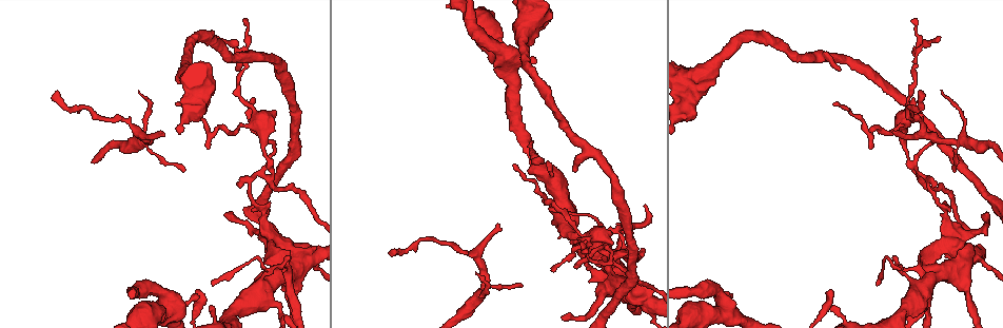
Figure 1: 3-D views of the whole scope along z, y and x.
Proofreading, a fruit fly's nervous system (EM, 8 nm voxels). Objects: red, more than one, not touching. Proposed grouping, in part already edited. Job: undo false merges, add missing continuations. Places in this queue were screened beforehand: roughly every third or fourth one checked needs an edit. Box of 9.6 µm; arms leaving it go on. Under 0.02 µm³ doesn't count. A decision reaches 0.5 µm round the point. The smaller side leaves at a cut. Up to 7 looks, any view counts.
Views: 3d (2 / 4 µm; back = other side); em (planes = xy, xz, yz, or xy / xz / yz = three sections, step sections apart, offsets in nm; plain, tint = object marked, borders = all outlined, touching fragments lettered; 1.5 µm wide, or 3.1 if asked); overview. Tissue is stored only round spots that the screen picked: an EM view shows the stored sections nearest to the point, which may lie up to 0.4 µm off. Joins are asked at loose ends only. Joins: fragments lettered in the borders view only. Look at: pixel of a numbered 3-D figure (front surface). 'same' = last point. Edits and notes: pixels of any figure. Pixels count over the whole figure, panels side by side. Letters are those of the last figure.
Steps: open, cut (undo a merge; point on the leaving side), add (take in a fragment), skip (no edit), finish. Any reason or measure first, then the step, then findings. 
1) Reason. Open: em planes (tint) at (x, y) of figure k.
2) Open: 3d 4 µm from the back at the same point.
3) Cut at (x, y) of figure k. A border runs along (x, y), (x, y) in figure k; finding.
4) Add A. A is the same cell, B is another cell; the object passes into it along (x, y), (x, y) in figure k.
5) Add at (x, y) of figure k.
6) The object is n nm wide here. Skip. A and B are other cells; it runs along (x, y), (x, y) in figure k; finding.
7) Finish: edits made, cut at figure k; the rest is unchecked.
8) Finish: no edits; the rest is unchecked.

End of a long branch. Open: 3d 4 µm from the back at (394, 250) of figure 1.

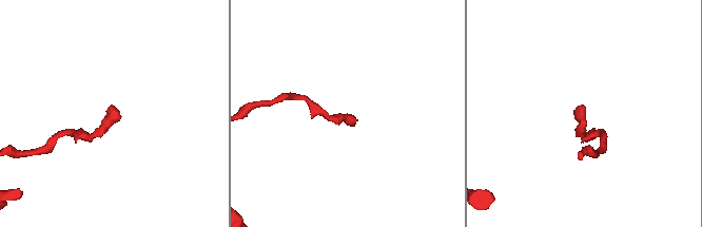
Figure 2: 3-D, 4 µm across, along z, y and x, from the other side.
Shape alone is not enough. Open: em xy step 8 (borders) at (581, 105) of figure 2.

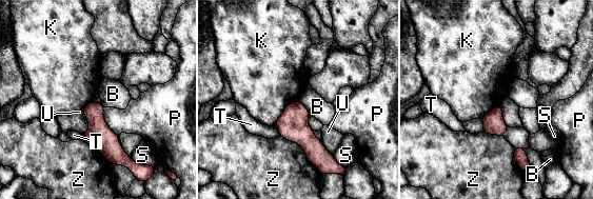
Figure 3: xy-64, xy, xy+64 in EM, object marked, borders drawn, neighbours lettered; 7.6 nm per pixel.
Skip. B, K, P, S, T, U and Z are other cells; a border runs along (298, 99), (284, 108), (274, 124) in figure 3; none of them fits.

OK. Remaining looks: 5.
Tapers out. Open: em planes (borders) at (238, 185) of figure 1.

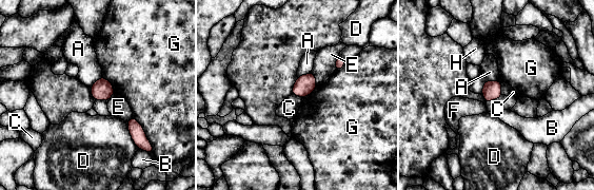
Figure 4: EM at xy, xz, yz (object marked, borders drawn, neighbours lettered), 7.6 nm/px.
Skip. A, B, C, D, E, F, G and H are other cells; a border runs along (500, 81), (502, 94) in figure 4; none of them fits.

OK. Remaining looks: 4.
Tapers out. Open: em xz step 4 (tint) at (585, 247) of figure 1.

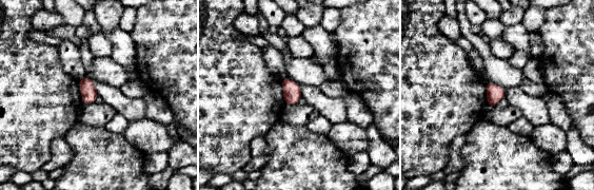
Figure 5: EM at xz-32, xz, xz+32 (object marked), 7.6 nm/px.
Cut it another way. Open: em planes (borders) at the same point.

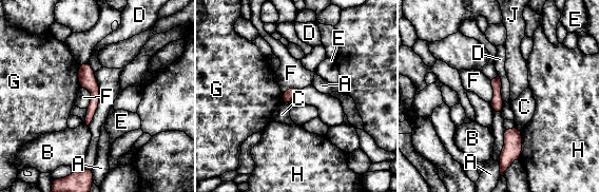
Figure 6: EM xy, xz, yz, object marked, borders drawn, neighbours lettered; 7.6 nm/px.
The object is 90 nm wide here; the longest contact is with D, 240 nm. Skip. A, B, C, D, E, F, G, H and J are other cells; none of them fits.

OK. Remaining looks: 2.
Finish: no edits; the rest is unchecked.

